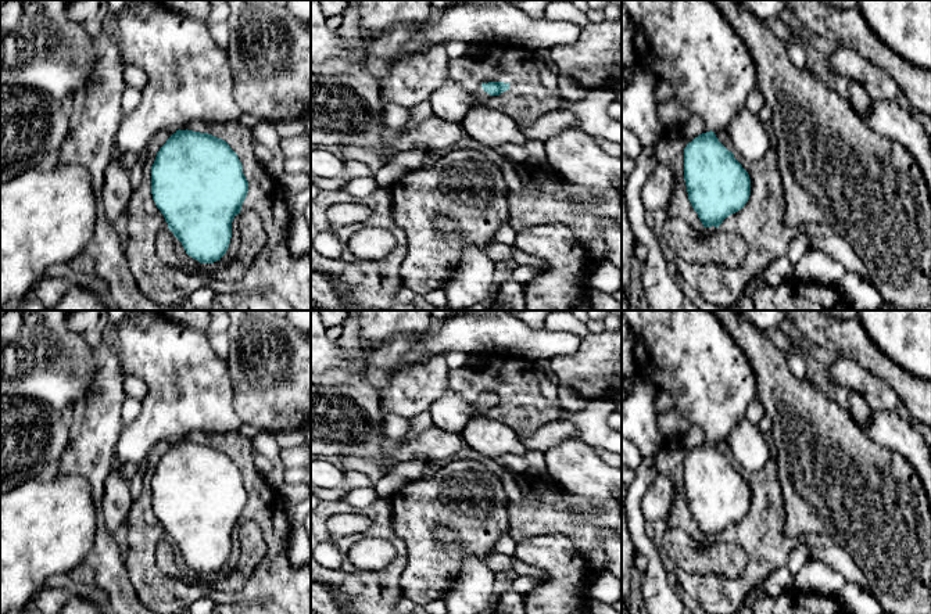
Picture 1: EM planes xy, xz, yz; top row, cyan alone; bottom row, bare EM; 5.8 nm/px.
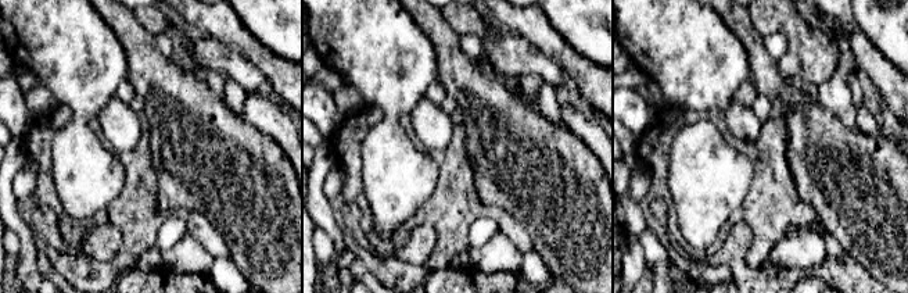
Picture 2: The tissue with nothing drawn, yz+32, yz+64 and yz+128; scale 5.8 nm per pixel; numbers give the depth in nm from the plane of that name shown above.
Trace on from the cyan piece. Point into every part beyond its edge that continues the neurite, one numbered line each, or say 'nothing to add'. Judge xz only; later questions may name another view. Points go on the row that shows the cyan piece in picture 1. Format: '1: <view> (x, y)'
1: xz (451, 101)

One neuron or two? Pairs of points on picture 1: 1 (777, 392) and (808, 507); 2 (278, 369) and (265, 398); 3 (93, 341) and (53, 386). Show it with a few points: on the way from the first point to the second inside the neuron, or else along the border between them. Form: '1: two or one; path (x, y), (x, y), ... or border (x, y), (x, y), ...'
1: one; path (806, 422), (808, 478)
2: one; path (278, 376), (278, 386), (272, 391)
3: two; border (67, 325), (95, 349)

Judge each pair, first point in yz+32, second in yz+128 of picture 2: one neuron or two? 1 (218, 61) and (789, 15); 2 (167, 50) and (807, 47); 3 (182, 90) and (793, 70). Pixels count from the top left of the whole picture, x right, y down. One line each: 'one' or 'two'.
1: one
2: two
3: two

